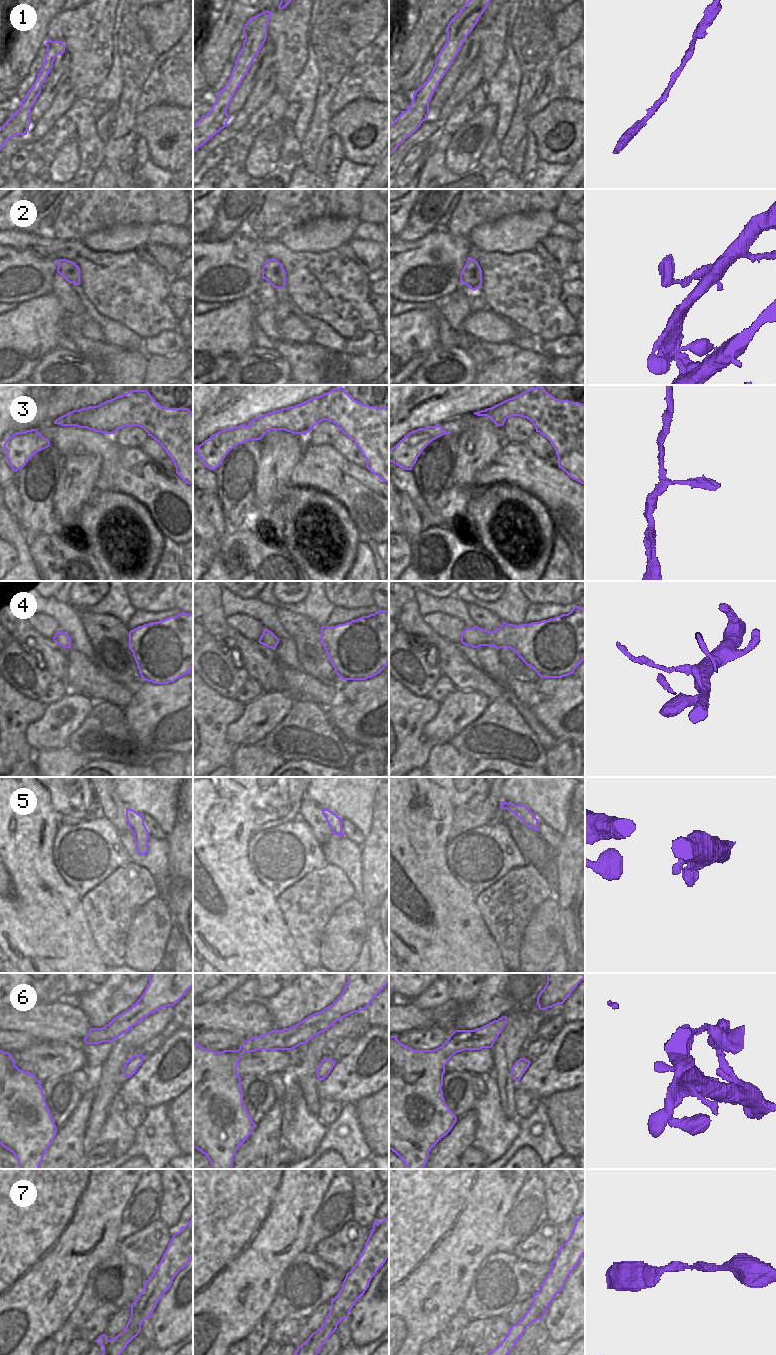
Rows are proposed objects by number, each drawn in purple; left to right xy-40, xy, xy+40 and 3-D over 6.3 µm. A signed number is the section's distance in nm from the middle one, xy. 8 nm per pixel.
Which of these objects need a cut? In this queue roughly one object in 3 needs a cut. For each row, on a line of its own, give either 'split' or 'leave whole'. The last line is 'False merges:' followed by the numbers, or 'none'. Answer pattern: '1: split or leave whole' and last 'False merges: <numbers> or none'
1: leave whole
2: leave whole
3: leave whole
4: split
5: leave whole
6: leave whole
7: leave whole
False merges: 4

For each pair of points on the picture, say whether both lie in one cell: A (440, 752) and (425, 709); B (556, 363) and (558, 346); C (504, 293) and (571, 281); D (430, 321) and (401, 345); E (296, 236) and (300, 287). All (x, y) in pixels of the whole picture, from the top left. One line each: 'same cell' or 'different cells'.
A: different cells
B: different cells
C: different cells
D: same cell
E: different cells

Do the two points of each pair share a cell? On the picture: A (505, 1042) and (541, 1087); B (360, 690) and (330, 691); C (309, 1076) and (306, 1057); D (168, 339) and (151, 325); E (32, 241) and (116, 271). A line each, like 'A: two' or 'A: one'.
A: two
B: two
C: one
D: two
E: one

